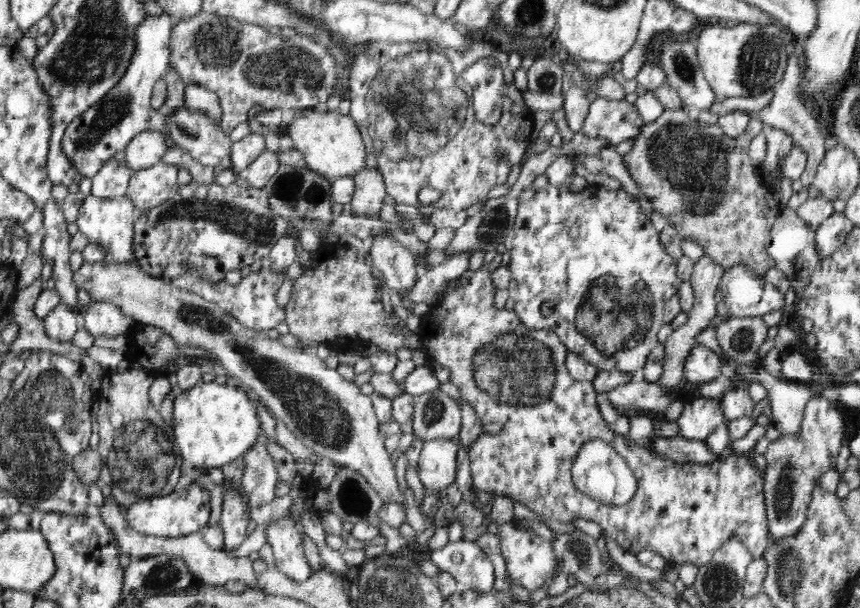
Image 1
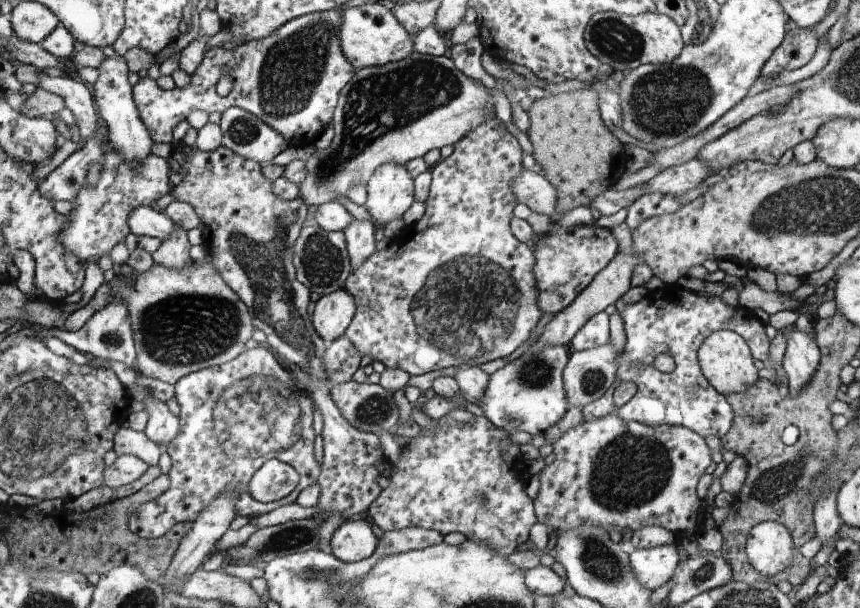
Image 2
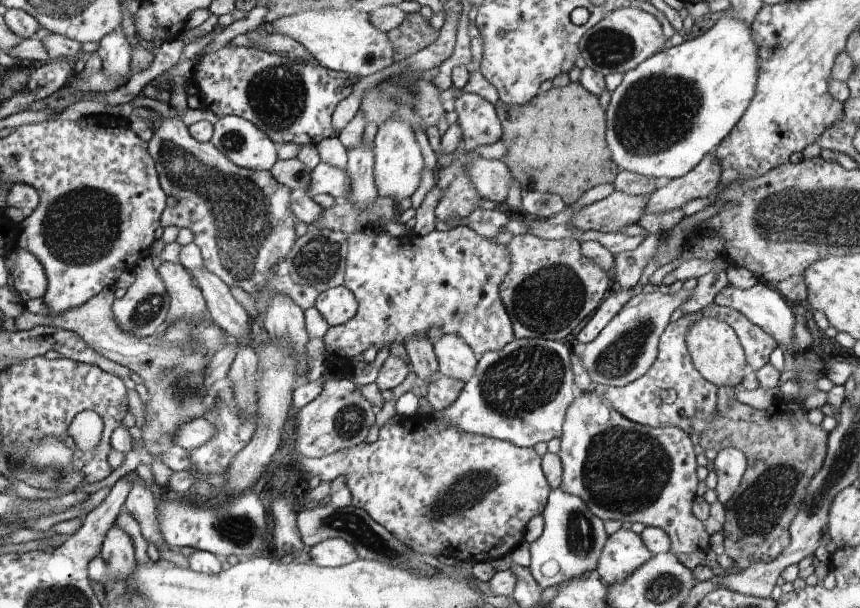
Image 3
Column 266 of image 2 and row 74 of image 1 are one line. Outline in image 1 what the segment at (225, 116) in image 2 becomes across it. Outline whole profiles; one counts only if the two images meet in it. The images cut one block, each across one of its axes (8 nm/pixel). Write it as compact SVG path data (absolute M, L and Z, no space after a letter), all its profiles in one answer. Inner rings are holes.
M164 12L160 16L146 16L134 28L134 54L118 84L111 88L86 112L82 112L66 127L61 140L65 155L84 178L94 178L106 160L124 151L136 134L144 130L158 131L164 135L166 148L176 147L165 125L162 114L151 105L154 85L169 65L171 30L176 19Z

